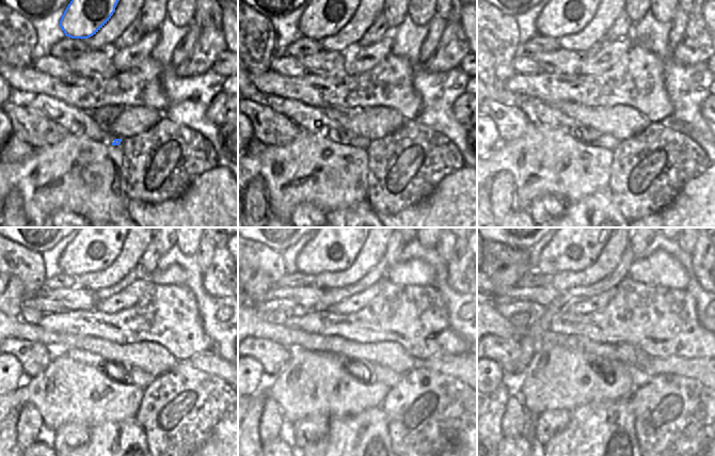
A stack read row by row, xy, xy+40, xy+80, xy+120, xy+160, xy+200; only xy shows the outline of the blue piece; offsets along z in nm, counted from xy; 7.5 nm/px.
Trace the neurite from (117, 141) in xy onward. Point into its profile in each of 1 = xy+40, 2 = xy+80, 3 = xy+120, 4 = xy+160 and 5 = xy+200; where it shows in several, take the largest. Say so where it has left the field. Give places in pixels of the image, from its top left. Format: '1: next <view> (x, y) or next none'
1: next xy+40 (348, 138)
2: next xy+80 (589, 136)
3: next xy+120 (124, 374)
4: next xy+160 (363, 371)
5: next xy+200 (639, 378)

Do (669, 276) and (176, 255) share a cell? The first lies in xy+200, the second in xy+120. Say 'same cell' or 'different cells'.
different cells

